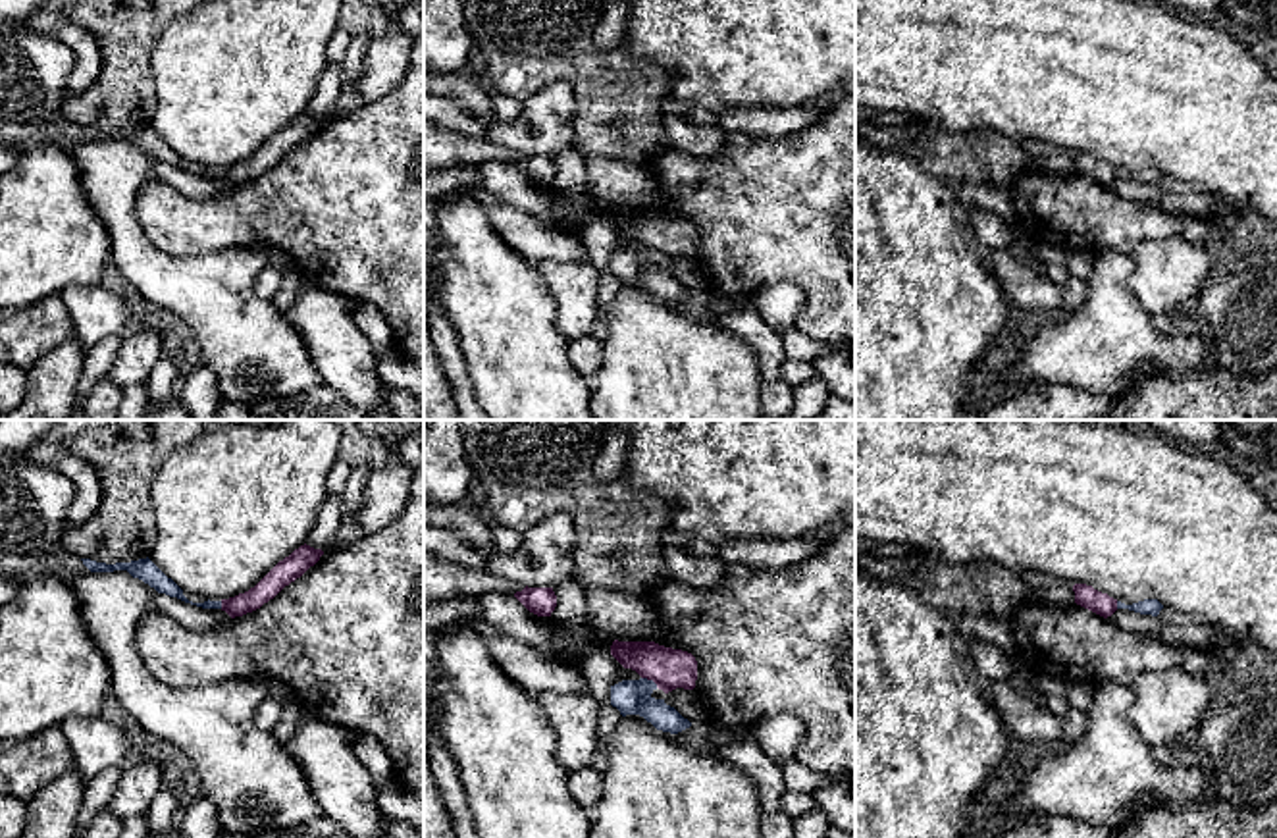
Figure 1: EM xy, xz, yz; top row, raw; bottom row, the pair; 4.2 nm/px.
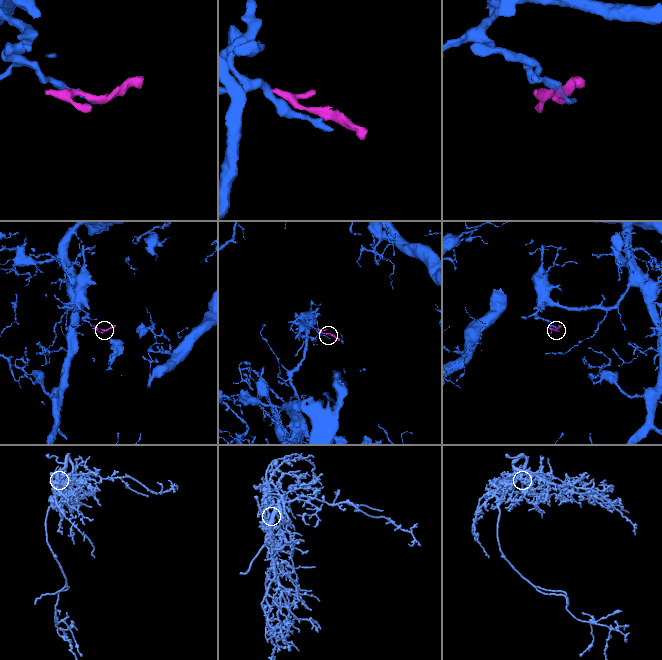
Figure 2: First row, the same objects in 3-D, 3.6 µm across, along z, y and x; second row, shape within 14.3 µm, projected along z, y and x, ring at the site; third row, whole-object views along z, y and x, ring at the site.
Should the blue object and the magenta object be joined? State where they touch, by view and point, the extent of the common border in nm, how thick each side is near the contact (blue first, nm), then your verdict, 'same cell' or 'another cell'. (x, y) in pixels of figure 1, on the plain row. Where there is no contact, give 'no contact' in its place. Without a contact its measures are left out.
xz (650, 249) | 80 nm | 140/170 nm | another cell

